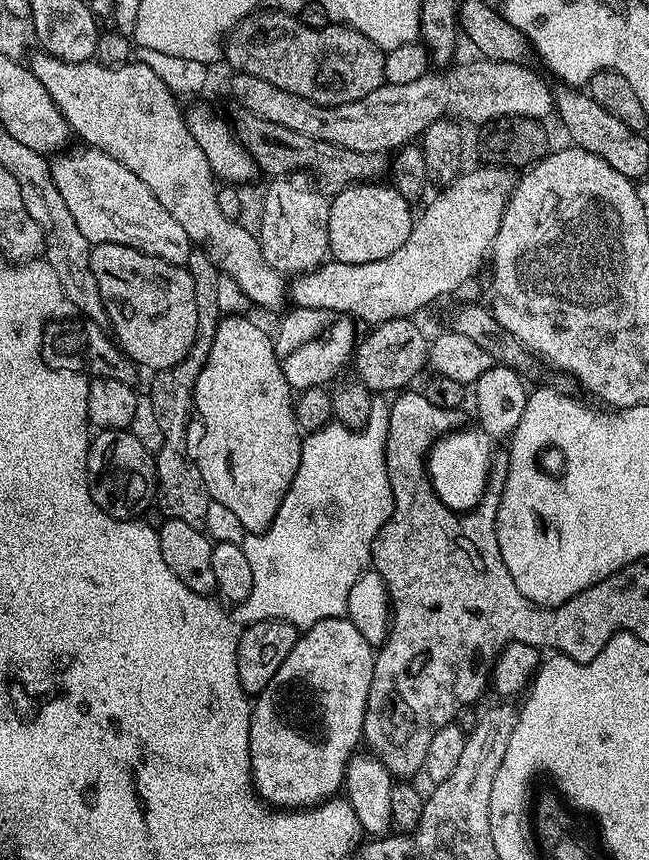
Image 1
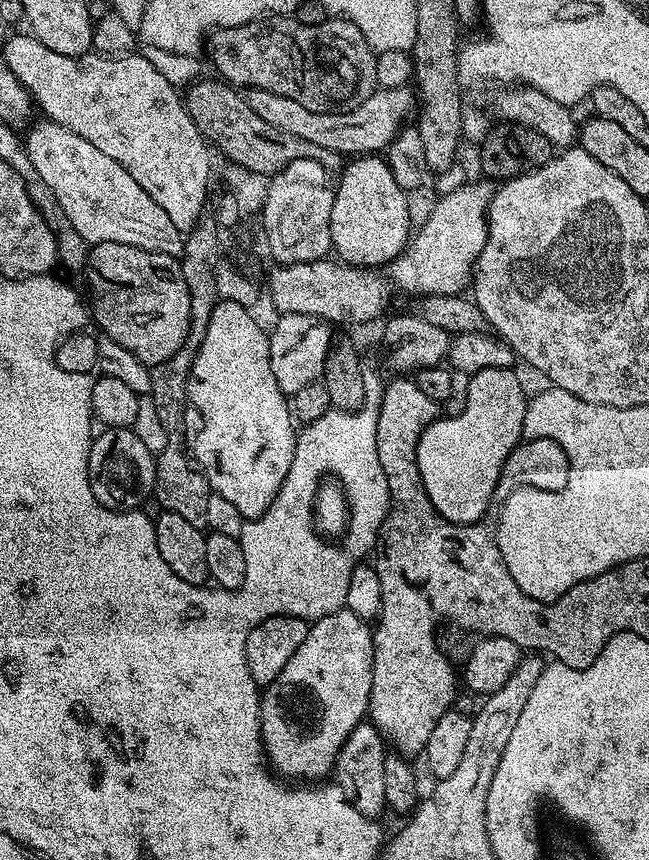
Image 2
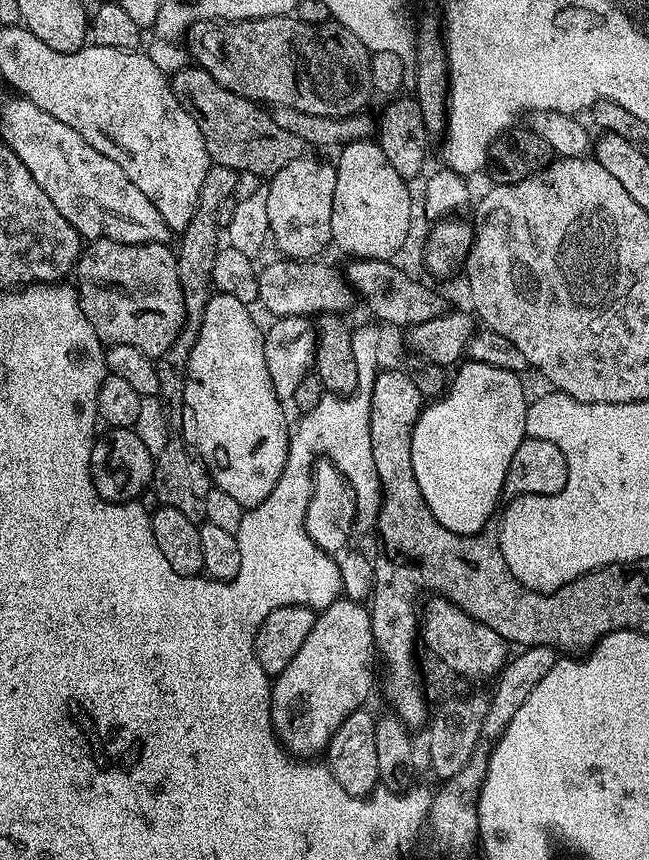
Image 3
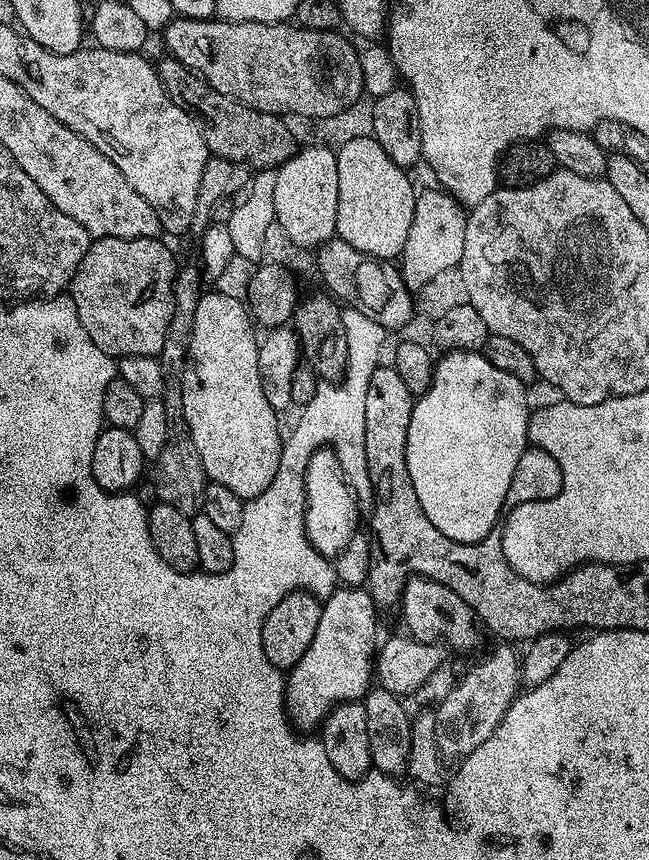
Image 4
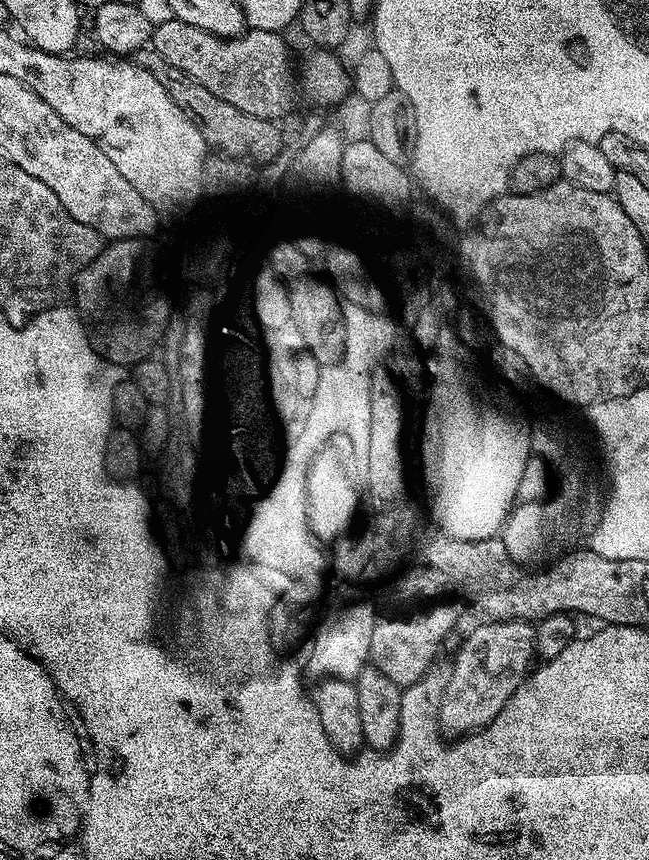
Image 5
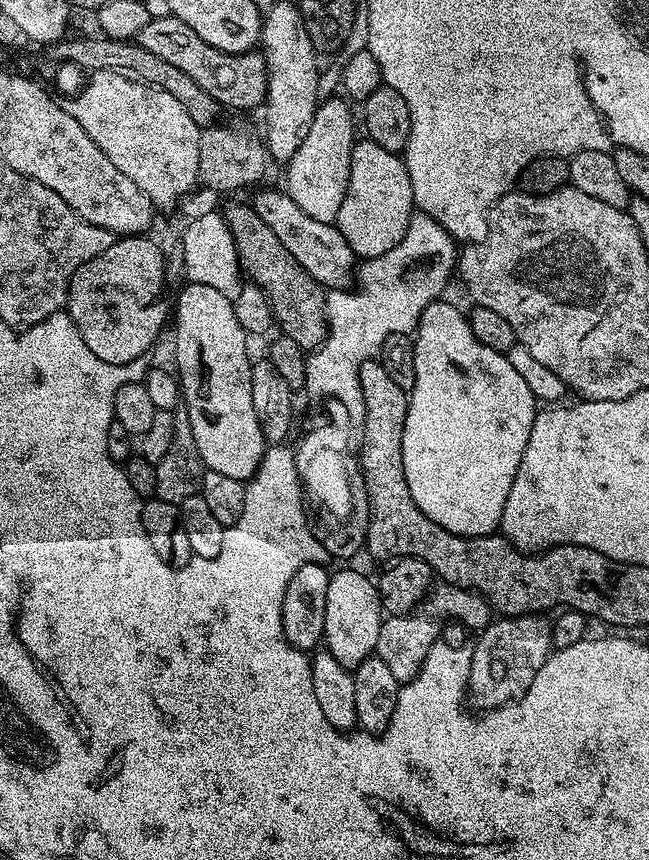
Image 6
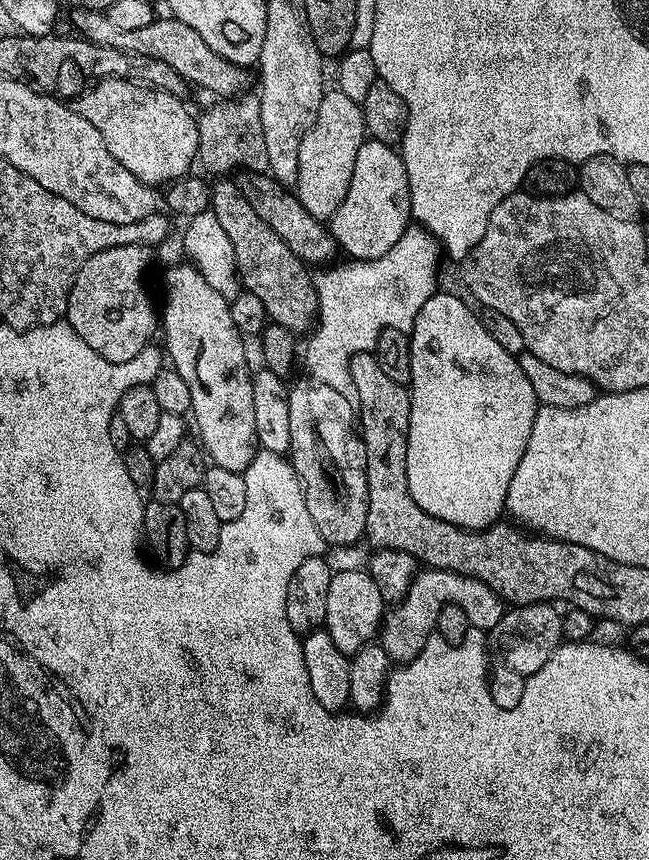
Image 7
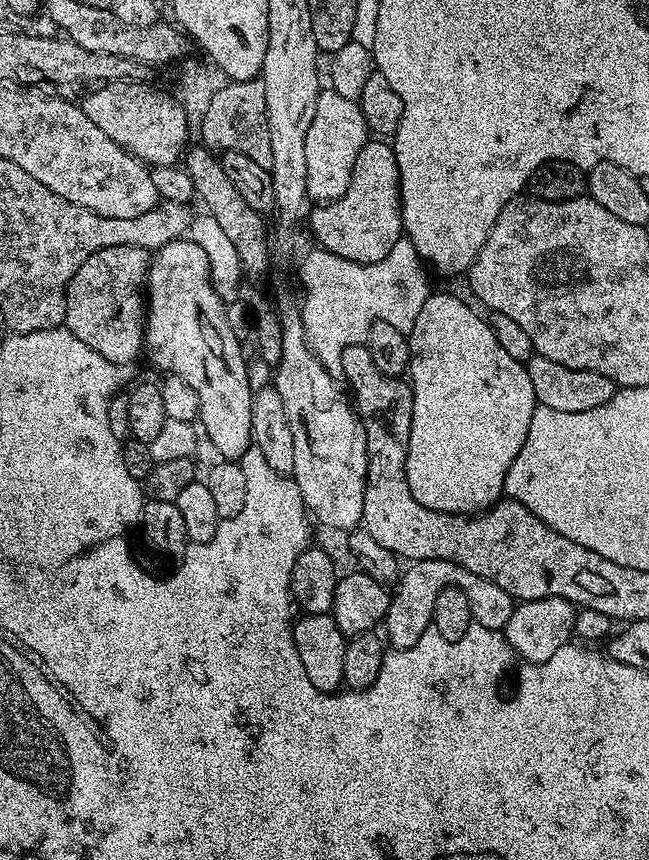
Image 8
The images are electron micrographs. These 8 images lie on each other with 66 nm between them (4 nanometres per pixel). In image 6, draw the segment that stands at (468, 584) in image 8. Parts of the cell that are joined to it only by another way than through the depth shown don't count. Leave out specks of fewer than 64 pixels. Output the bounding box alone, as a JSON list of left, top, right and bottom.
[375,583,494,682]

